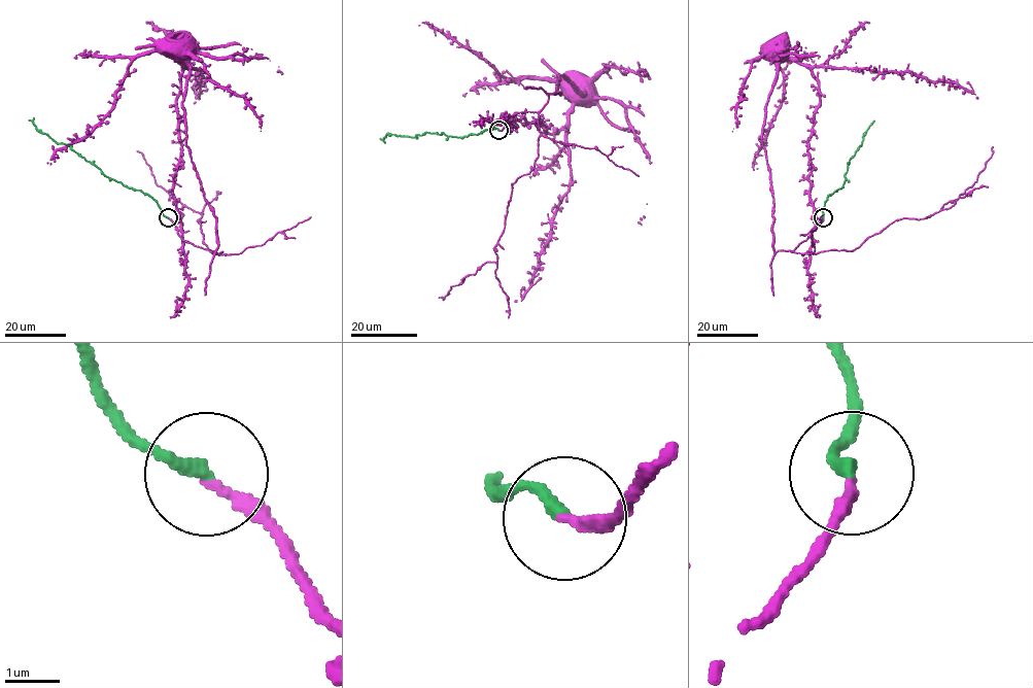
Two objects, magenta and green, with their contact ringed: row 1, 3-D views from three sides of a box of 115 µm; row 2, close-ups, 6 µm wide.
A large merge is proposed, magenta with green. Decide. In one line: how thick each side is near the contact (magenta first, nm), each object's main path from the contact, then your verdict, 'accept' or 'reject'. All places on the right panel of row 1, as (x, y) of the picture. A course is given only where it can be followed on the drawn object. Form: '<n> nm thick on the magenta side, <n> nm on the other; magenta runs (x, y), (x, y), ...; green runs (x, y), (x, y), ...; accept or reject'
170 nm thick on the magenta side, 240 nm on the other; magenta runs (823, 217), (814, 230), (808, 141), (819, 105), (818, 80), (808, 68), (789, 59), (771, 57), (766, 47); green runs (823, 217), (828, 197), (842, 187), (850, 160), (861, 145), (864, 133), (873, 121); accept

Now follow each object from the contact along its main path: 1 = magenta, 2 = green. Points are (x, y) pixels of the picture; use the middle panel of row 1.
1: (498, 130), (515, 126), (518, 118), (542, 122), (546, 132), (557, 133), (566, 125), (572, 103), (572, 77)
2: (498, 130), (494, 128), (457, 137), (443, 133), (423, 133), (414, 137), (387, 134), (384, 142)

